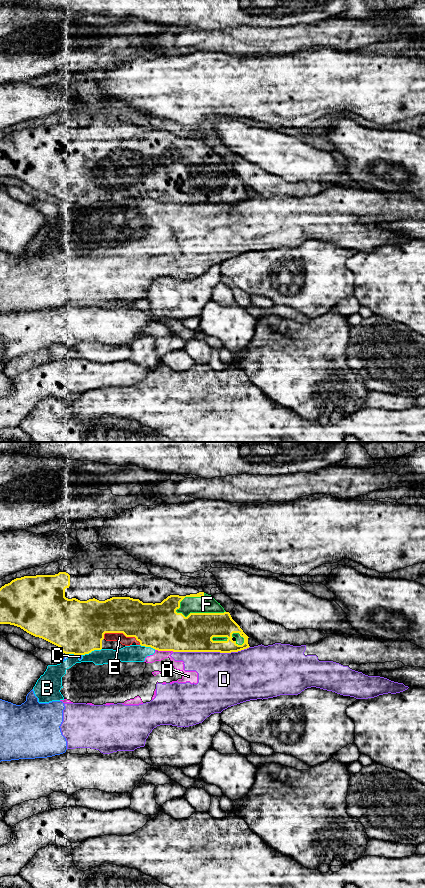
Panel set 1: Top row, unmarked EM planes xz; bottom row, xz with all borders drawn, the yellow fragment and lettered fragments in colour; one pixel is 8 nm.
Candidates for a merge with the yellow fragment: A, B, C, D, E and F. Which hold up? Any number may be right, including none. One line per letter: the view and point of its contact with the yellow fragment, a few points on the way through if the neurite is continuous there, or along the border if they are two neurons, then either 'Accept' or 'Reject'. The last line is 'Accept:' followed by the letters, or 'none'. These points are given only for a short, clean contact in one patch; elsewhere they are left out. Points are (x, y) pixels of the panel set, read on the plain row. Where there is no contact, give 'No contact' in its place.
A: Touches yellow at xz (164, 202). Reject
B: Touches yellow at xz (91, 203). Reject
C: Touches yellow at xz (80, 206). Reject
D: Touches yellow at xz (211, 203). Reject
E: Touches yellow at xz (122, 184). Accept
F: Touches yellow at xz (200, 165). Accept
Accept: E, F

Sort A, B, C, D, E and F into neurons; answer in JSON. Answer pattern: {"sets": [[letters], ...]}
{"sets": [["A", "B", "C", "D"], ["E", "F"]]}

